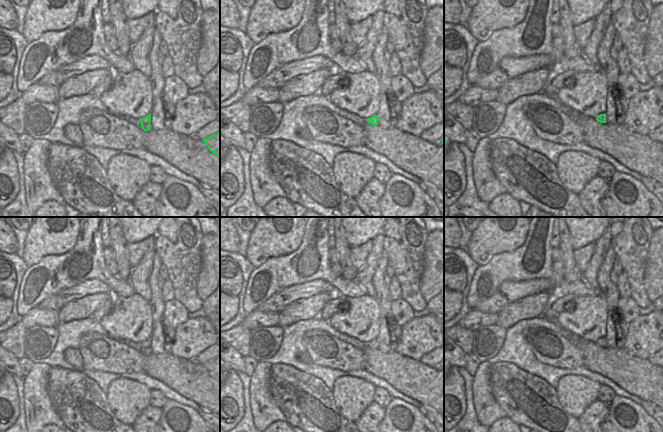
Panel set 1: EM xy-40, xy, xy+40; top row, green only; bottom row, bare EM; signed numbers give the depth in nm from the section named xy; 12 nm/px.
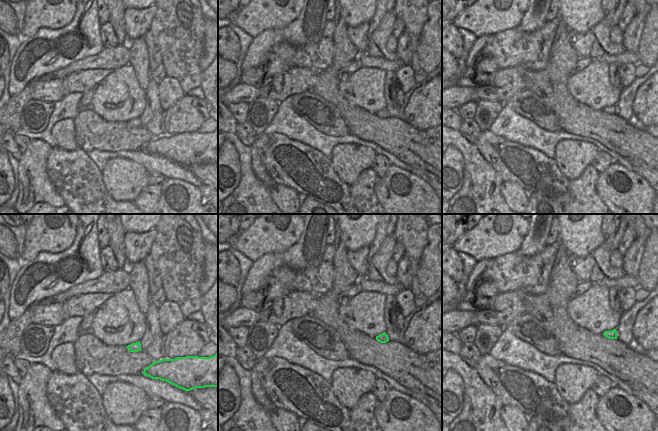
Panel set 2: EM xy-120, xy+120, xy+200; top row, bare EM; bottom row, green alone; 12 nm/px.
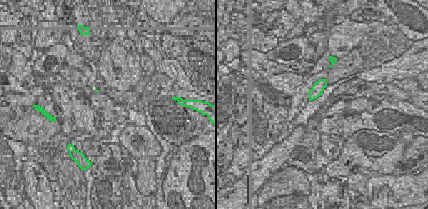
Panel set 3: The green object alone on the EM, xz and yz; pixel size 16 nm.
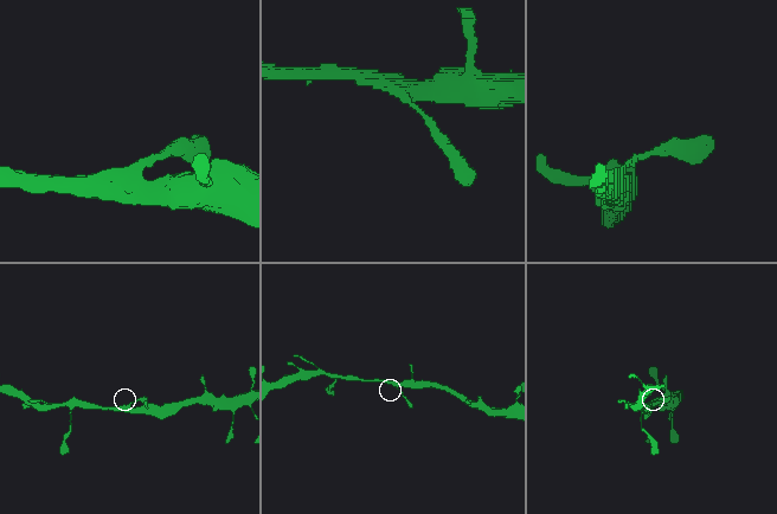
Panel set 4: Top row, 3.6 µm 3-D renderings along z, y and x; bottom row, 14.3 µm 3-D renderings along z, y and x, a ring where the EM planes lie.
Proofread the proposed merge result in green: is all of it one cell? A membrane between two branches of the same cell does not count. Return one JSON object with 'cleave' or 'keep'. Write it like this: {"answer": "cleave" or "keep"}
{"answer": "keep"}

